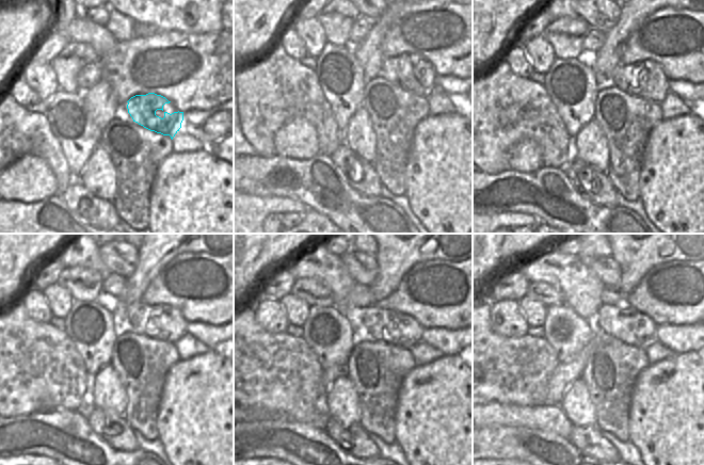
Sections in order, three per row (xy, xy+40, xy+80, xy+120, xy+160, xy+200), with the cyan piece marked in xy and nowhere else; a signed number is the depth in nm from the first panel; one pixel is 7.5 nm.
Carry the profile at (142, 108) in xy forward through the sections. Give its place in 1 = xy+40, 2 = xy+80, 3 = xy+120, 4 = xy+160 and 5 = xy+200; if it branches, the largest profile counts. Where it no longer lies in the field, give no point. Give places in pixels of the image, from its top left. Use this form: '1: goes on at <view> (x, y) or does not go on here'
1: goes on at xy+40 (376, 97)
2: goes on at xy+80 (626, 83)
3: goes on at xy+120 (143, 323)
4: goes on at xy+160 (380, 323)
5: goes on at xy+200 (621, 322)

